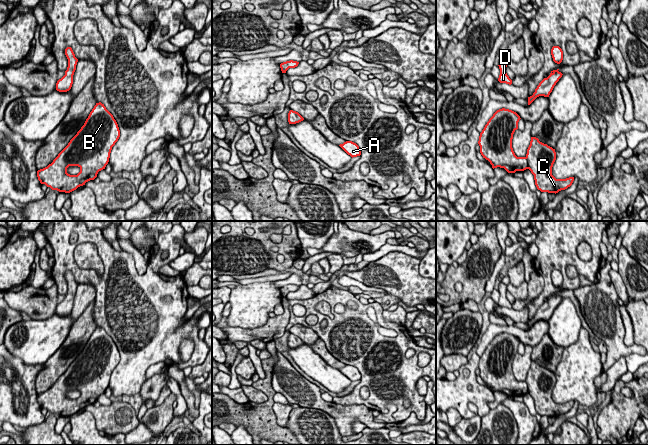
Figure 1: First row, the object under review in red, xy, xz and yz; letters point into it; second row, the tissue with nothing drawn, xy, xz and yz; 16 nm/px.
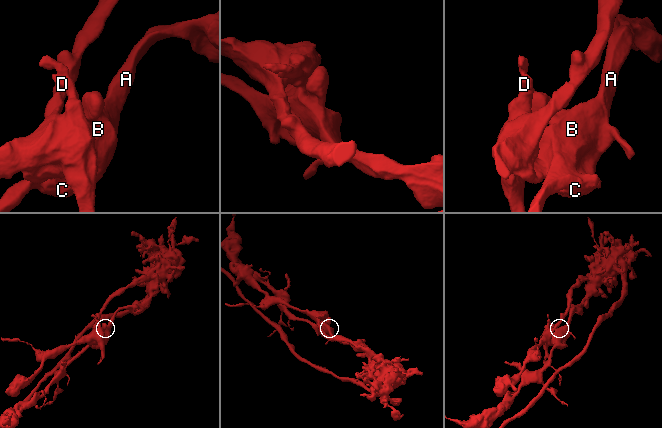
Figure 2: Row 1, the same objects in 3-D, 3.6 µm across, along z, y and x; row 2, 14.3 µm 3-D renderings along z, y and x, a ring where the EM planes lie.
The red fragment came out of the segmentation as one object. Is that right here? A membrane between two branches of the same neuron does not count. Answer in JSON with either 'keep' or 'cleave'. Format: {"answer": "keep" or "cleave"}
{"answer": "keep"}

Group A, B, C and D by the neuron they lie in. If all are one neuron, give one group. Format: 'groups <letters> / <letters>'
groups A B C D

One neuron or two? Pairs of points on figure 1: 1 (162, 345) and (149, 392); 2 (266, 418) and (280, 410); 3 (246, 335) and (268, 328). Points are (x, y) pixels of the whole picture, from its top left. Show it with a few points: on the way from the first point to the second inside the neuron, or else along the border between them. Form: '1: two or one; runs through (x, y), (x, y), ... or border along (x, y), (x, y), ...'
1: two; border along (148, 378), (139, 392)
2: two; border along (274, 402), (273, 412), (276, 422), (285, 428)
3: one; runs through (251, 334), (263, 332)

